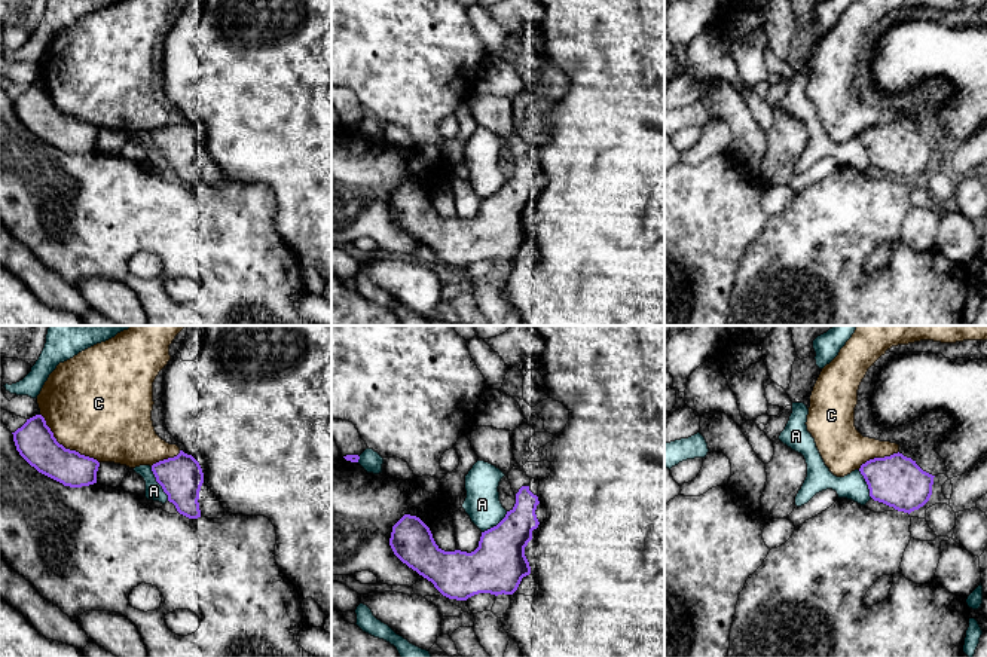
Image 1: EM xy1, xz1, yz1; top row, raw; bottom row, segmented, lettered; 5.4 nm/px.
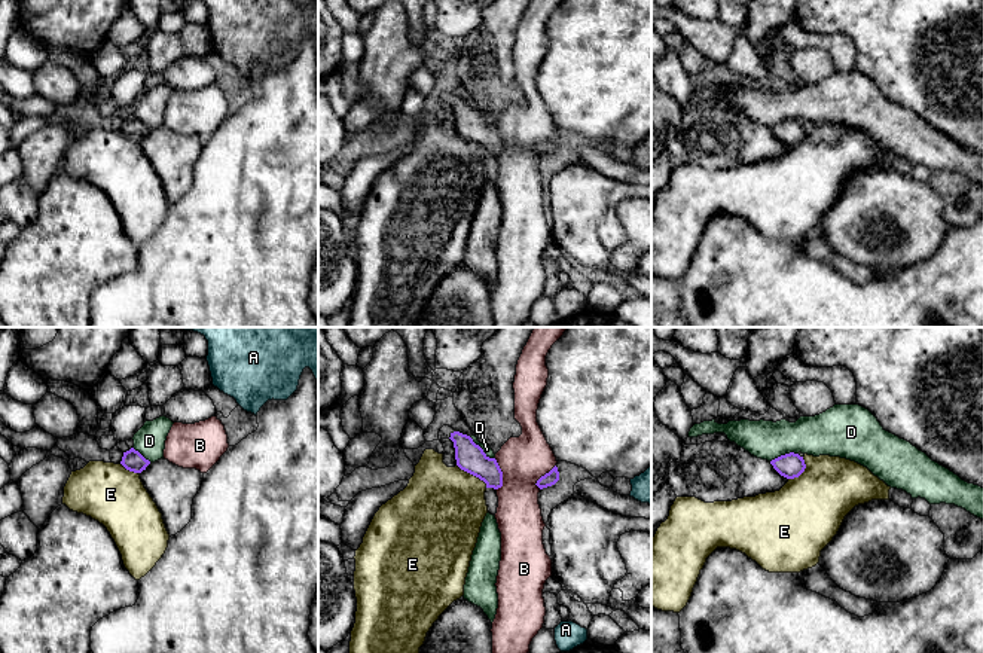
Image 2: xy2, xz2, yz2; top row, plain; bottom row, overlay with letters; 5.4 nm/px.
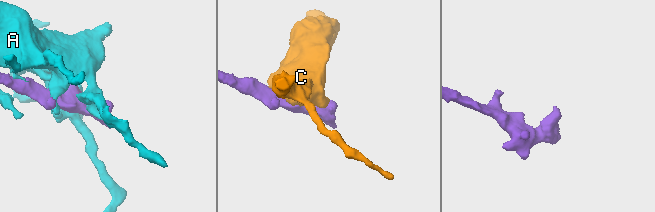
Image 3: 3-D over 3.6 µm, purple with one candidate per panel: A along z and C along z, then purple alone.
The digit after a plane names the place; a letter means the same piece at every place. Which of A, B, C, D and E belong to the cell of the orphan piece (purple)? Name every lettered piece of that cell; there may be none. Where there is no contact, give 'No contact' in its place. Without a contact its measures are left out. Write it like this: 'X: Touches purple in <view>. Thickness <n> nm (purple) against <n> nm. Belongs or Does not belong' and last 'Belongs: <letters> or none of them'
A: Touches purple in xy1. Thickness 220 nm (purple) against 100 nm. Does not belong
B: Touches purple in xz2. Thickness 160 nm (purple) against 260 nm. Does not belong
C: Touches purple in xy1. Thickness 200 nm (purple) against 480 nm. Does not belong
D: Touches purple in xz2. Thickness 160 nm (purple) against 50 nm. Does not belong
E: Touches purple in xz2. Thickness 160 nm (purple) against 460 nm. Does not belong
Belongs: none of them

